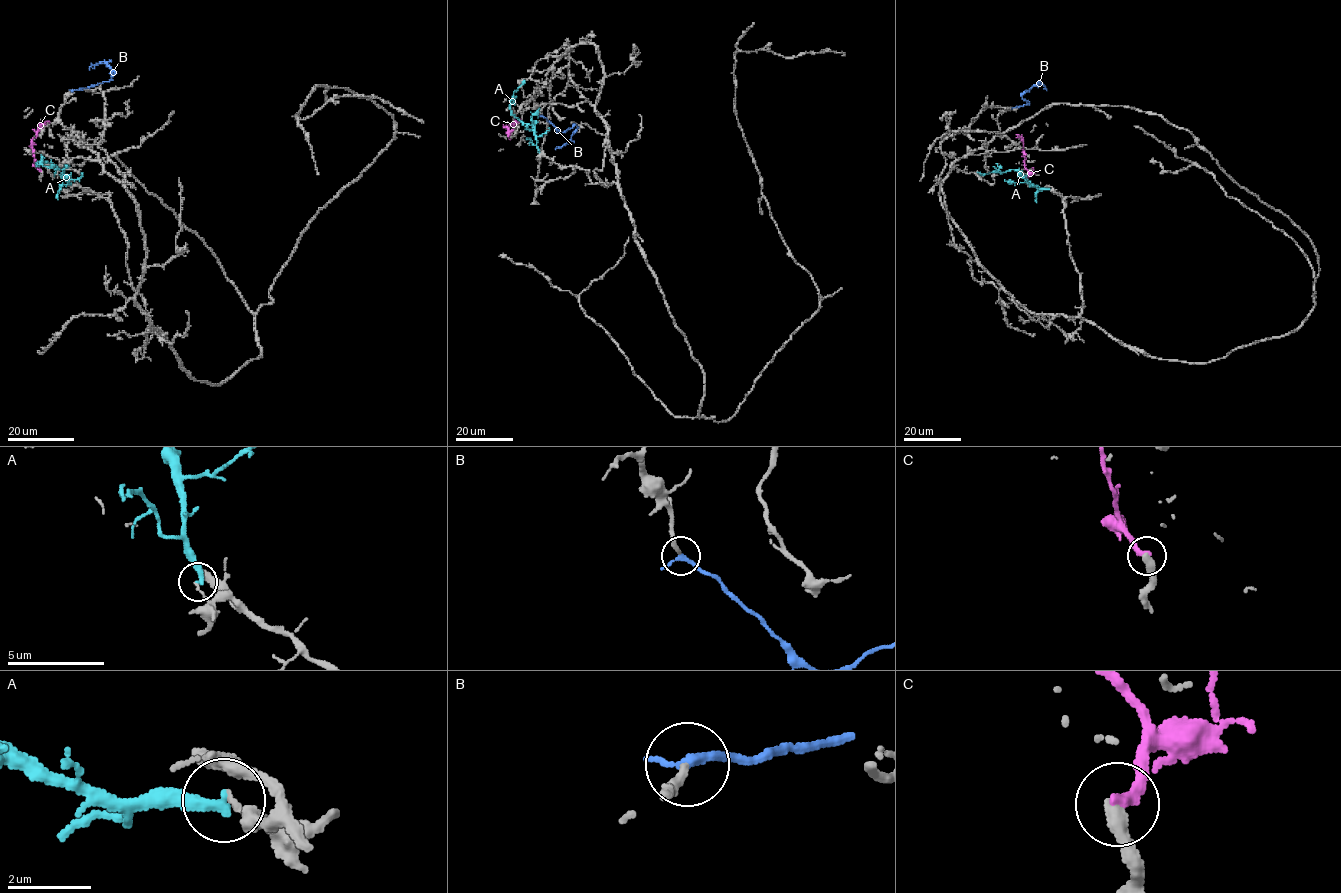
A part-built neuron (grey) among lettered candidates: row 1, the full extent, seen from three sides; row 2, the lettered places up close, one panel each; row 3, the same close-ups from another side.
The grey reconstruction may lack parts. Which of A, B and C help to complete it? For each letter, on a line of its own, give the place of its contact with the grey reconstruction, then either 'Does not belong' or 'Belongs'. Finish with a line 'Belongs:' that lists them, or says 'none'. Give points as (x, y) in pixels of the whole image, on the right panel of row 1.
A: Touches grey at (1049, 188). Does not belong
B: Touches grey at (1011, 108). Belongs
C: Touches grey at (1027, 178). Does not belong
Belongs: B

